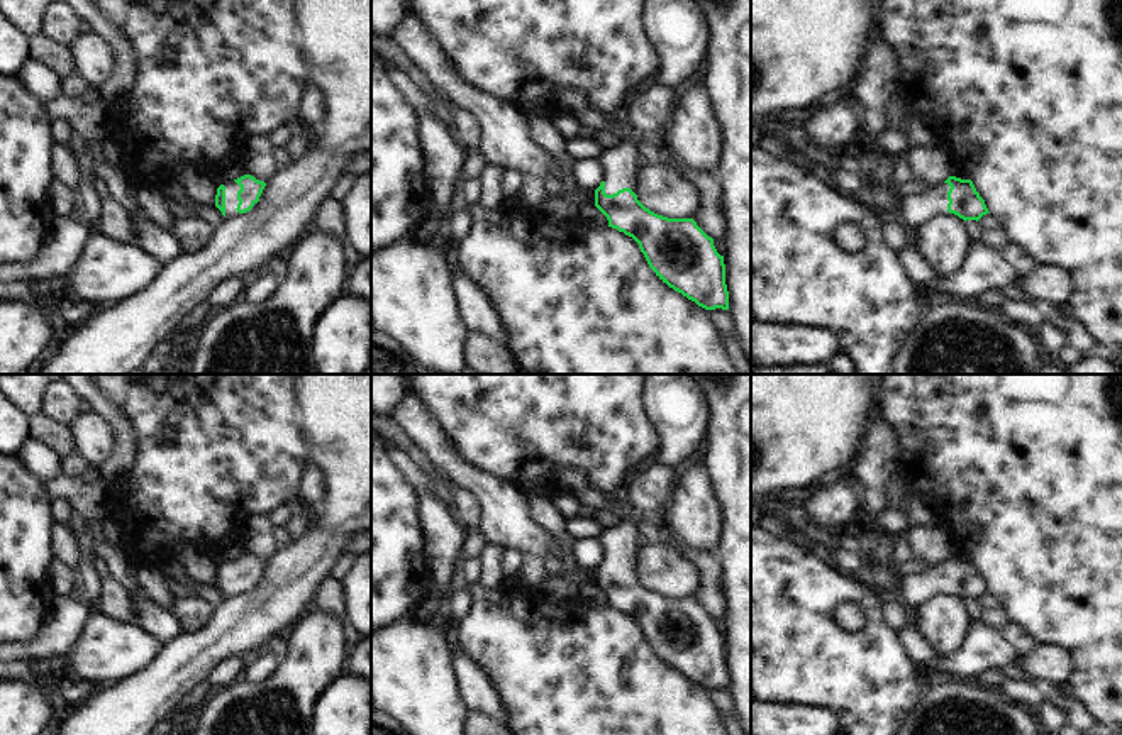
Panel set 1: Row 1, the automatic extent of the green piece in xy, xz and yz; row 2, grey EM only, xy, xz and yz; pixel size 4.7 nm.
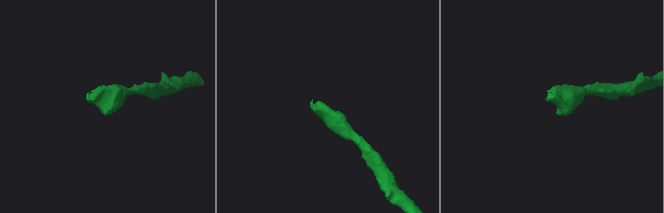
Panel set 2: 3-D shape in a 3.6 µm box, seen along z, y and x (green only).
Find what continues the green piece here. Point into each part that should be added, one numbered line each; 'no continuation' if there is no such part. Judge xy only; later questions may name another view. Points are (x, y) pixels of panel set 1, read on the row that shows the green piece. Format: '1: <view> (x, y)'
1: xy (231, 187)

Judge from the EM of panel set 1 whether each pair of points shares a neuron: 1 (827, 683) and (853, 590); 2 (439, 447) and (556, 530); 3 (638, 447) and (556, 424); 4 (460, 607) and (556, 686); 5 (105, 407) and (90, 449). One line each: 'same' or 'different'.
1: same
2: different
3: same
4: different
5: different

